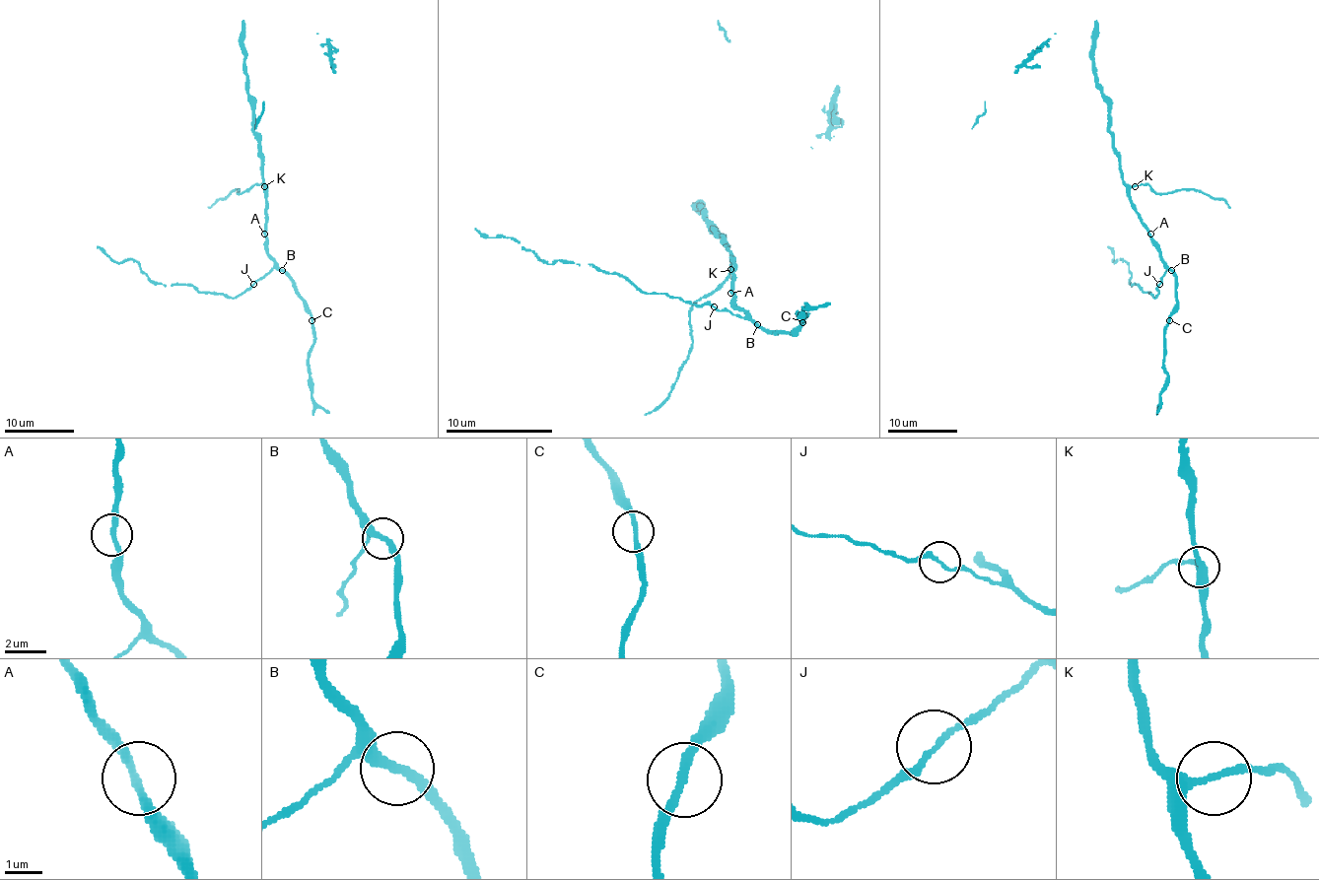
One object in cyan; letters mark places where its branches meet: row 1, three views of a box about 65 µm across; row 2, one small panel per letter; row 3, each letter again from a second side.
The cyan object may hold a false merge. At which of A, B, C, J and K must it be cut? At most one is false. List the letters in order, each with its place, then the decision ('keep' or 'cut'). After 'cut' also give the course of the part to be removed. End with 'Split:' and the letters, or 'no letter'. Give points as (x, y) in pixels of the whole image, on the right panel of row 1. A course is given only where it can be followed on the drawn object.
A: (1150, 234) | keep
B: (1171, 270) | keep
C: (1169, 320) | keep
J: (1159, 284) | keep
K: (1135, 186) | keep
Split: no letter

